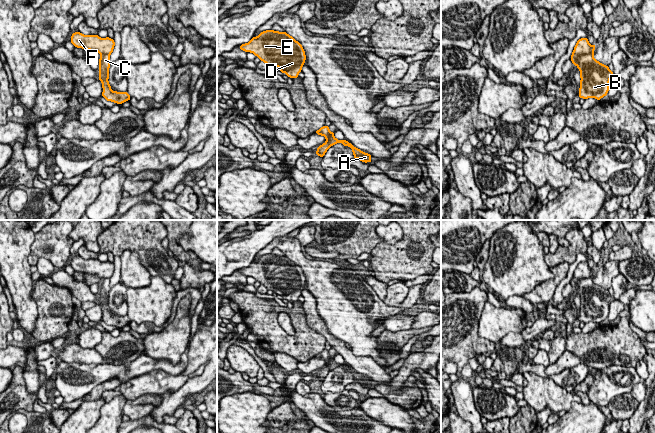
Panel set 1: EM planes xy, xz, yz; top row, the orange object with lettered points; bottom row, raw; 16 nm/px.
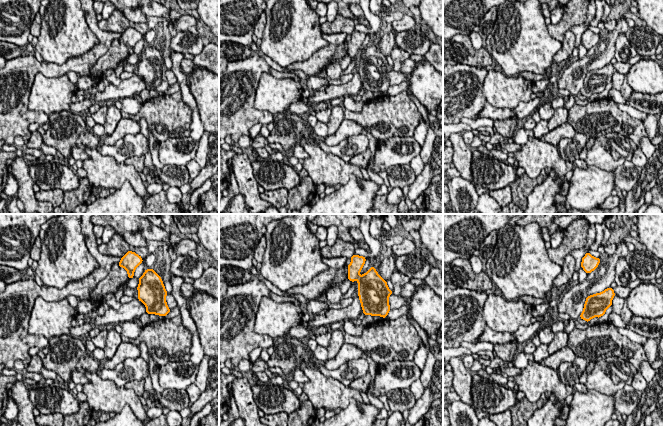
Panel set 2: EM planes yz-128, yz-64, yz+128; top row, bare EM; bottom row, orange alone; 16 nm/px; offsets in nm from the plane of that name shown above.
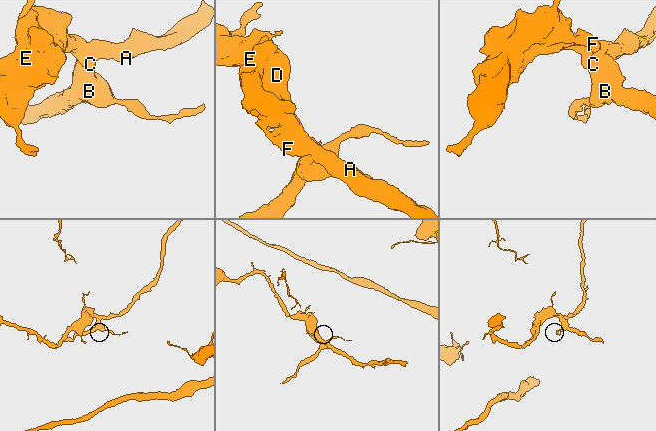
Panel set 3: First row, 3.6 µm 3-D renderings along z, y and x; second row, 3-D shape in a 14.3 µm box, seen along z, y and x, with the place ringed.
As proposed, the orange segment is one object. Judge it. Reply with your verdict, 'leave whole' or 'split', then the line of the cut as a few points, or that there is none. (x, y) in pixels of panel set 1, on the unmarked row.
split; cut in yz along (593, 275), (581, 278), (575, 288)

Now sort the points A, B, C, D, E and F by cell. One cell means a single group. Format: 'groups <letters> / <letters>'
groups A D E F / B C

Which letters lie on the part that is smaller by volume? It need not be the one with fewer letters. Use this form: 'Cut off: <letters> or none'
Cut off: B, C

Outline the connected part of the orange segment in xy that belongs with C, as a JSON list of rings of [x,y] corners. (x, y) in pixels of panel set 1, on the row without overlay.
[[[103,279],[99,283],[99,304],[102,306],[104,321],[107,325],[112,325],[117,328],[122,328],[125,325],[129,325],[131,320],[128,316],[116,316],[113,315],[108,306],[109,302],[109,291],[110,291],[110,279]]]

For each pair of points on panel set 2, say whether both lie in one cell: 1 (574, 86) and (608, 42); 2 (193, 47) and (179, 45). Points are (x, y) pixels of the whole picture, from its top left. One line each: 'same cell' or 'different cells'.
1: same cell
2: same cell

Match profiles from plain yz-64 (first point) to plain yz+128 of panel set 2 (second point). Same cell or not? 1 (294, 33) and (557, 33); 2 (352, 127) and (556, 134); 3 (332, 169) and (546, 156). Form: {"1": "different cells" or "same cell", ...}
{"1": "different cells", "2": "same cell", "3": "same cell"}

